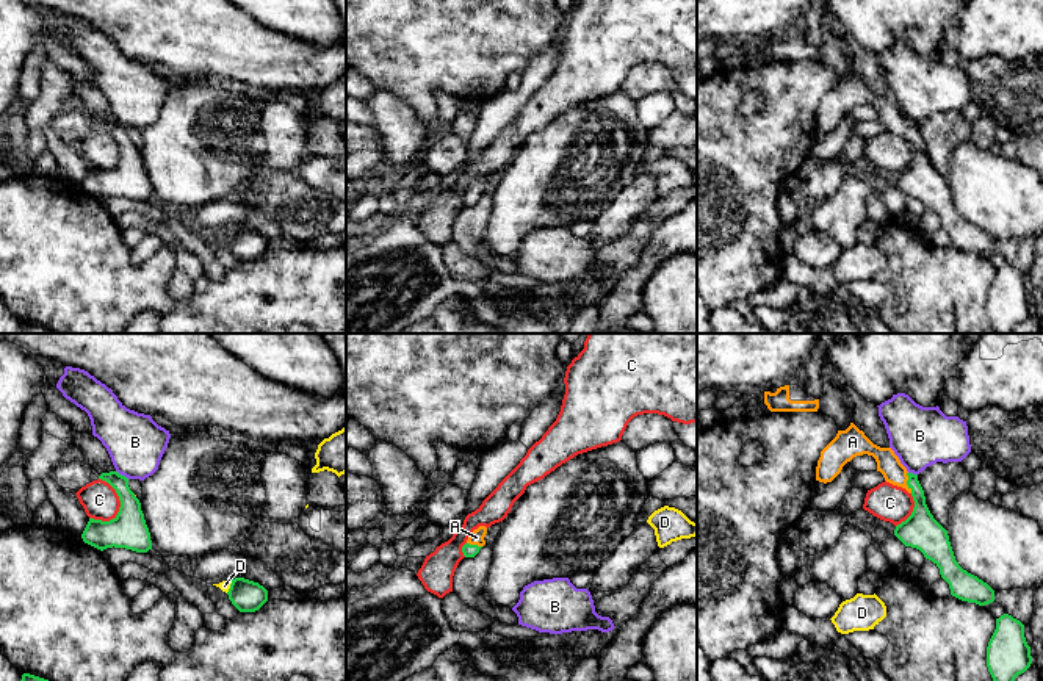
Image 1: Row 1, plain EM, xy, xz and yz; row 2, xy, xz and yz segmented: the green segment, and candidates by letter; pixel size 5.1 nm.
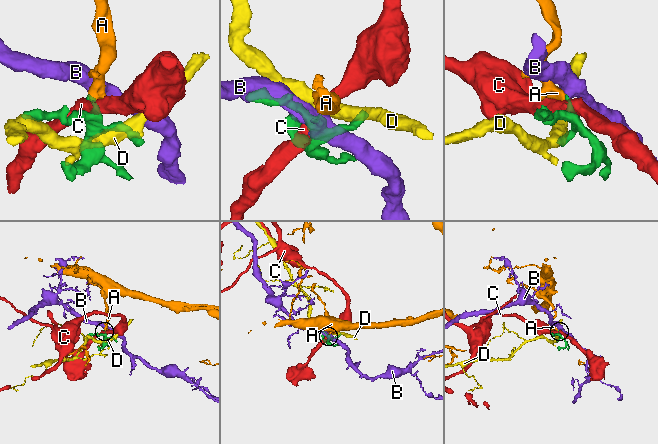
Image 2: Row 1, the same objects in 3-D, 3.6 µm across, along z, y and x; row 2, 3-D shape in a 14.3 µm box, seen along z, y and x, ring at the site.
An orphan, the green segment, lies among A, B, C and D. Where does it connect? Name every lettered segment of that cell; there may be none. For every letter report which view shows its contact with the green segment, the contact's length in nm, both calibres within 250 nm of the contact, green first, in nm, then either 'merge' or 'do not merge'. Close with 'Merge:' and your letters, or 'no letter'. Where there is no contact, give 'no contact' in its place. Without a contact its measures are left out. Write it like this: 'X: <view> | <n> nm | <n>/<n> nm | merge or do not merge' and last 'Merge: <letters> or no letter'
A: yz | 110 nm | 180/120 nm | merge
B: xy | 80 nm | 150/300 nm | do not merge
C: xy | 240 nm | 190/190 nm | do not merge
D: xy | 80 nm | 160/60 nm | do not merge
Merge: A

